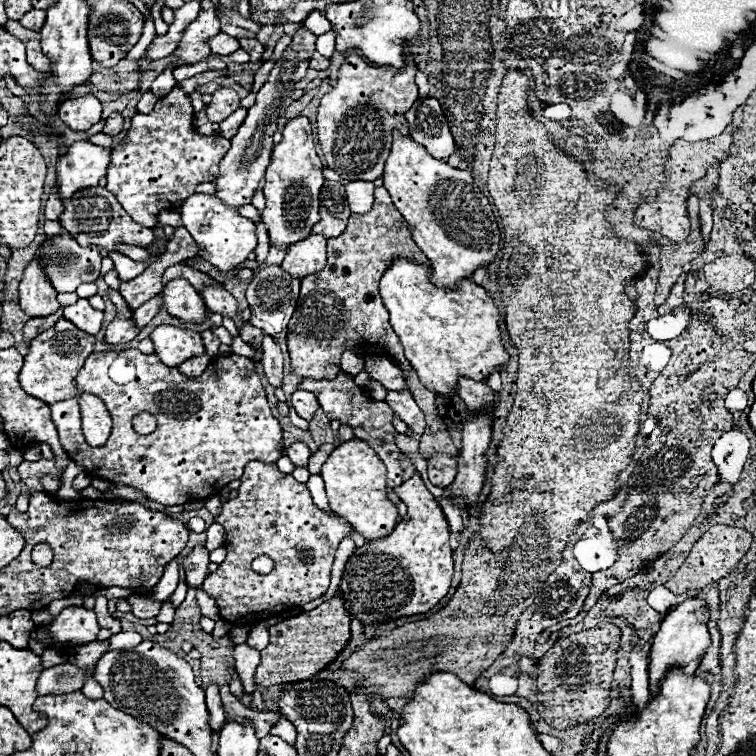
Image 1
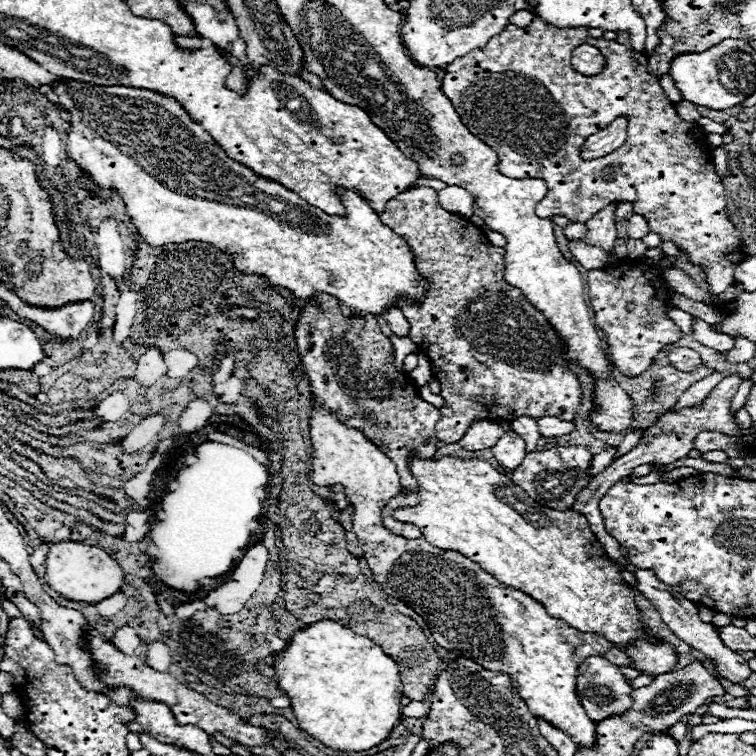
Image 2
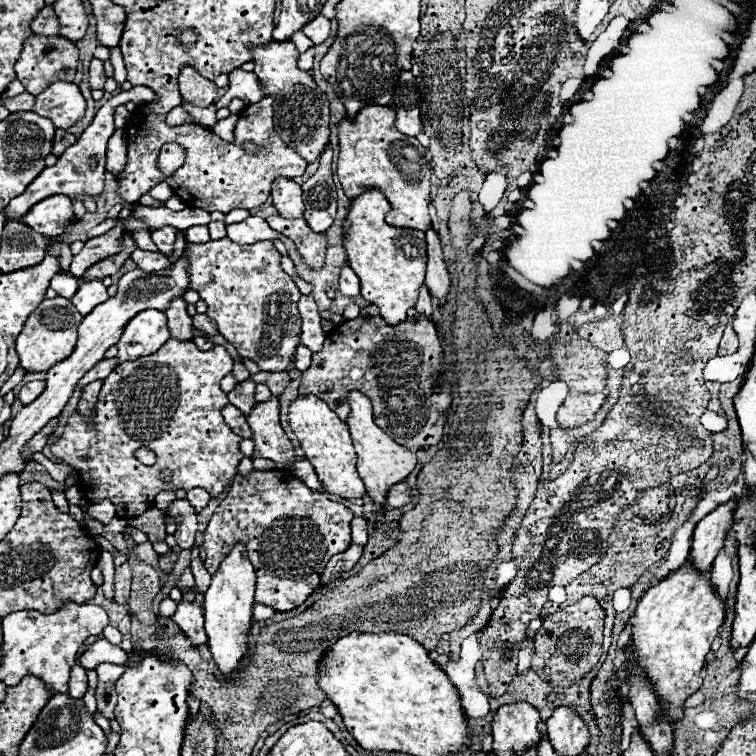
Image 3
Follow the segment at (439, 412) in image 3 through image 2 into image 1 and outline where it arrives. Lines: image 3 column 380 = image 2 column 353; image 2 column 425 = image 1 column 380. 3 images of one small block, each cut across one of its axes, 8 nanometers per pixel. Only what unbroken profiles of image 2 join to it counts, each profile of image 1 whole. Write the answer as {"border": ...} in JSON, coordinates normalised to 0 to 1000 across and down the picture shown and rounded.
{"border":[[[450,489],[447,497],[439,500],[439,503],[431,503],[431,500],[423,500],[423,503],[402,500],[394,513],[407,516],[407,519],[415,519],[415,524],[421,526],[421,532],[423,532],[429,548],[431,548],[437,556],[450,556],[455,563],[463,563],[471,579],[487,582],[487,585],[497,593],[500,603],[505,606],[505,611],[508,611],[511,619],[513,619],[513,630],[511,630],[513,646],[521,646],[521,643],[532,640],[532,627],[534,627],[534,622],[532,622],[532,616],[529,616],[529,601],[532,601],[532,598],[526,595],[526,590],[524,590],[524,585],[521,585],[521,579],[524,579],[524,569],[521,569],[521,563],[519,563],[519,550],[521,550],[521,548],[519,548],[519,542],[513,540],[511,532],[497,532],[495,526],[489,526],[489,524],[484,521],[484,513],[468,508],[466,497],[455,495],[452,489]]]}

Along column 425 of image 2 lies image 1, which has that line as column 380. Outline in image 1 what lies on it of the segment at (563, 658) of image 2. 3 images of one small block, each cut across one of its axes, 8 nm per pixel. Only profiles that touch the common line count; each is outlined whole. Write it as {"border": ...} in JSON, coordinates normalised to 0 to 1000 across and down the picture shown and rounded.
{"border":[[[549,627],[540,638],[520,647],[529,661],[540,669],[540,680],[526,690],[521,704],[505,714],[495,714],[474,725],[458,743],[450,783],[458,796],[460,810],[468,817],[476,817],[481,825],[505,823],[529,815],[548,815],[571,807],[593,783],[598,767],[598,725],[593,717],[593,690],[579,667],[579,661],[569,653],[554,627]]]}

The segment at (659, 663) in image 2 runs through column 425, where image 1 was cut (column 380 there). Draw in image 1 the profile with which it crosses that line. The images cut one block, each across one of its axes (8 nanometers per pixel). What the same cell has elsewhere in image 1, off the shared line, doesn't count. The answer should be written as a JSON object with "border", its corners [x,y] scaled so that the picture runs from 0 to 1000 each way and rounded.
{"border":[[[466,579],[450,587],[426,614],[423,630],[431,638],[437,675],[458,685],[468,696],[468,701],[476,704],[484,714],[503,714],[521,701],[526,672],[519,664],[513,664],[511,616],[487,585]]]}

